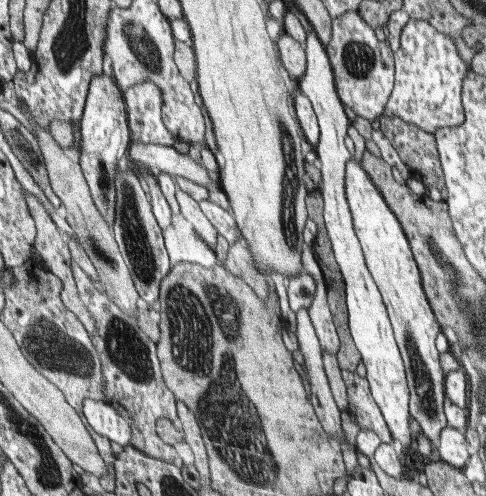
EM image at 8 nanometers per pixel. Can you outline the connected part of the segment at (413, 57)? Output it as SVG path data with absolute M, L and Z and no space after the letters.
M410 19L400 34L400 48L394 52L397 55L397 86L390 96L386 113L383 116L402 118L406 123L413 123L421 130L434 133L438 128L457 126L464 122L464 106L462 106L462 79L466 71L470 71L469 65L460 58L458 48L452 40L452 36L446 36L438 32L424 20Z

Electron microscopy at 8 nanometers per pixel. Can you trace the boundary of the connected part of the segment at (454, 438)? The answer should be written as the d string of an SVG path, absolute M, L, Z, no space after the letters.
M454 427L442 429L440 441L435 445L435 458L450 464L453 468L462 470L468 462L468 442Z

